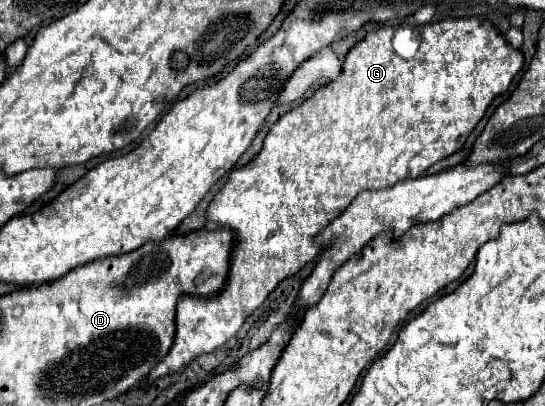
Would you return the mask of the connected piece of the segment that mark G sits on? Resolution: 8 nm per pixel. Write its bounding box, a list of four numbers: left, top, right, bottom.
[142,17,522,389]

